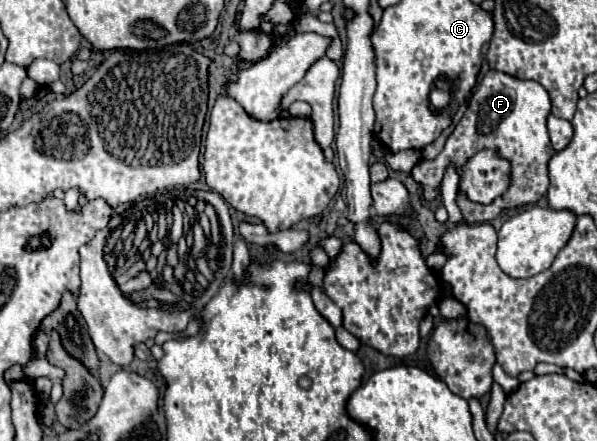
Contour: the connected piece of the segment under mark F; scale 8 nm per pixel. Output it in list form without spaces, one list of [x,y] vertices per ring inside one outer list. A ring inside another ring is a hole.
[[[489,70],[477,90],[473,92],[467,112],[455,126],[455,130],[447,136],[443,152],[433,160],[421,160],[411,170],[411,176],[417,184],[423,186],[423,198],[433,202],[441,194],[441,182],[447,166],[455,166],[459,174],[463,174],[463,166],[481,150],[497,150],[497,154],[511,162],[511,184],[503,196],[493,200],[491,204],[479,204],[467,198],[463,190],[457,190],[457,206],[463,212],[463,220],[467,224],[483,224],[493,222],[507,208],[535,204],[549,188],[547,178],[547,162],[555,154],[549,134],[547,134],[547,116],[551,112],[551,100],[545,88],[533,80],[517,80],[509,74]]]

